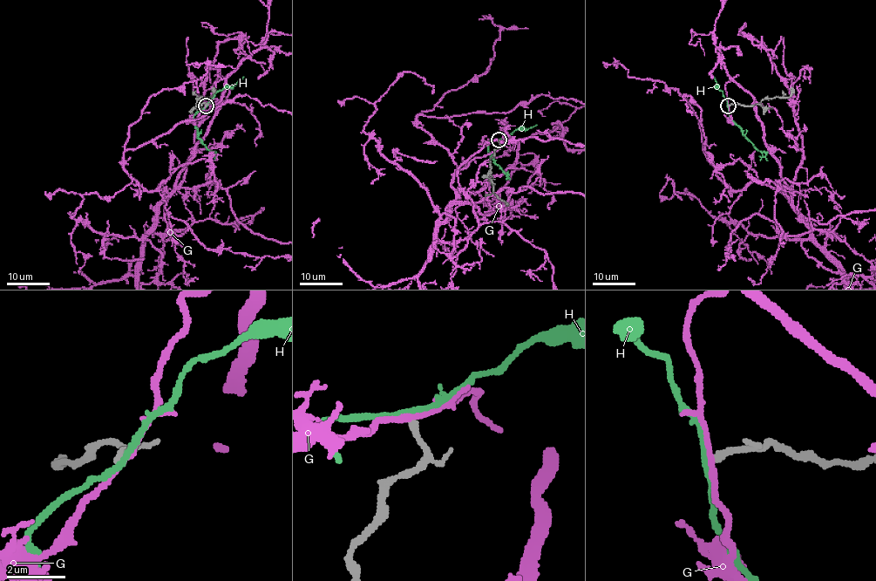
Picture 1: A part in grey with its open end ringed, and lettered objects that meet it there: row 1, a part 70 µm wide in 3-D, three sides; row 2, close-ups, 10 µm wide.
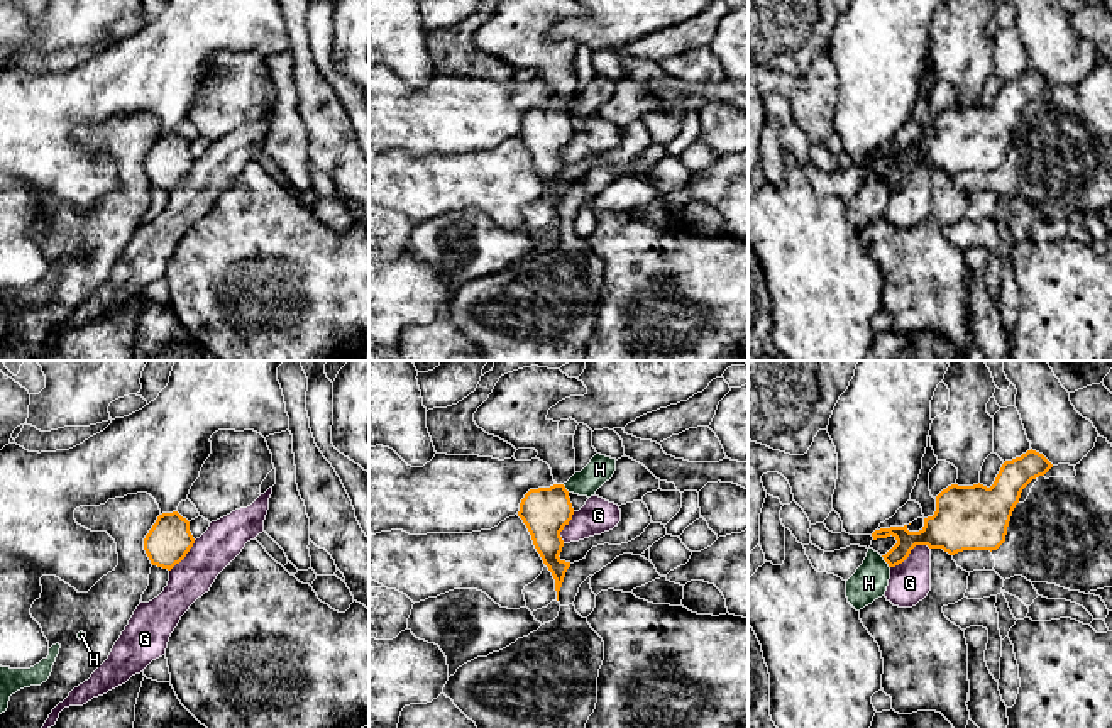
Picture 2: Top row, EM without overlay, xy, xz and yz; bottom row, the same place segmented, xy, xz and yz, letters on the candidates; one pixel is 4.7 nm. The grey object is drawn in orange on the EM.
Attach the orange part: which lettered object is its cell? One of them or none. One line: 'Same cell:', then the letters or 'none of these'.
Same cell: none of these

